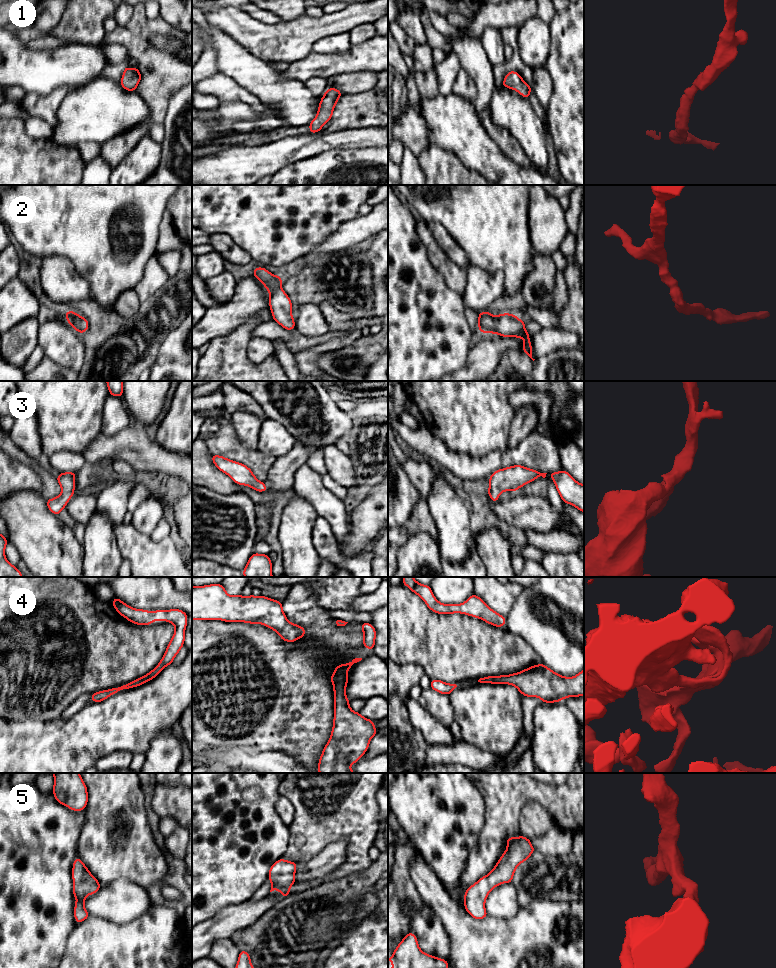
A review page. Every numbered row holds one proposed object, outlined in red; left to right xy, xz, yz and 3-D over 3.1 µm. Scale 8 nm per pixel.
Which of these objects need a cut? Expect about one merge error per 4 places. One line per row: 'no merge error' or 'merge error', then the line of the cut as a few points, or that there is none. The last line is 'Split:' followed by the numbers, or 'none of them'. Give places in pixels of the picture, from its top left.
1: no merge error; no cut
2: no merge error; no cut
3: no merge error; no cut
4: no merge error; no cut
5: no merge error; no cut
Split: none of them

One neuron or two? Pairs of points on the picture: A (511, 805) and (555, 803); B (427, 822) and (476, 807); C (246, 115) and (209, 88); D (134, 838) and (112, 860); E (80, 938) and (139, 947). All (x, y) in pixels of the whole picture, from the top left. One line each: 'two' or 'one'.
A: one
B: one
C: two
D: one
E: one

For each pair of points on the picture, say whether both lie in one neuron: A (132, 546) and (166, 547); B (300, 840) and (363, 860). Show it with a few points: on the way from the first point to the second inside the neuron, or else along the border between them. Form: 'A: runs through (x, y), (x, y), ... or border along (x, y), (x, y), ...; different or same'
A: runs through (140, 547), (158, 547); same
B: runs through (319, 832), (350, 832), (358, 841); same

